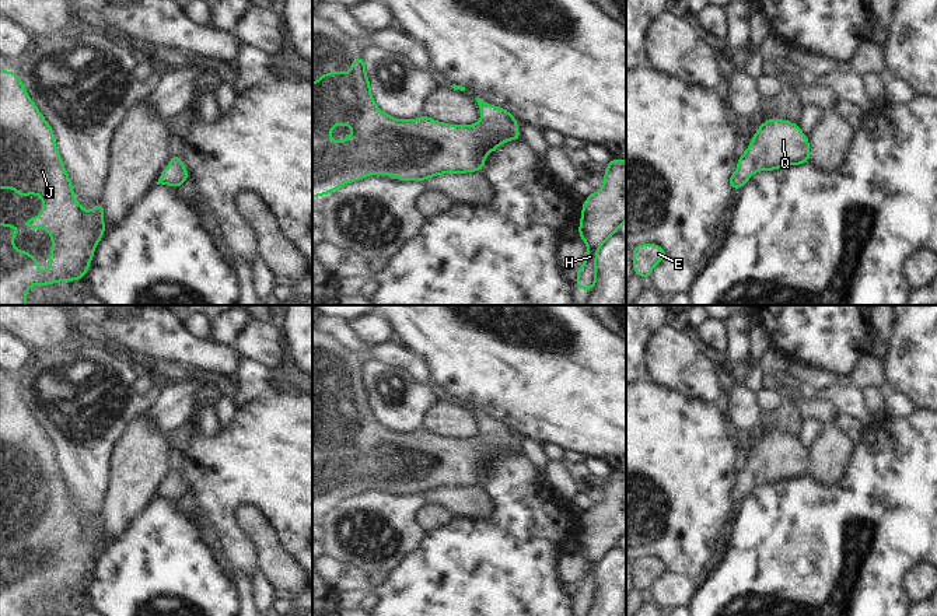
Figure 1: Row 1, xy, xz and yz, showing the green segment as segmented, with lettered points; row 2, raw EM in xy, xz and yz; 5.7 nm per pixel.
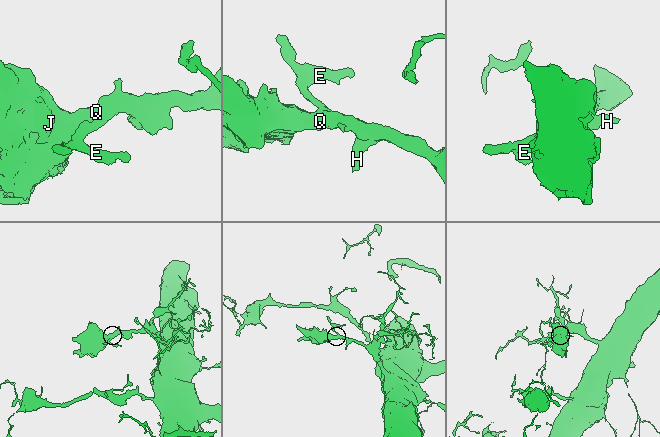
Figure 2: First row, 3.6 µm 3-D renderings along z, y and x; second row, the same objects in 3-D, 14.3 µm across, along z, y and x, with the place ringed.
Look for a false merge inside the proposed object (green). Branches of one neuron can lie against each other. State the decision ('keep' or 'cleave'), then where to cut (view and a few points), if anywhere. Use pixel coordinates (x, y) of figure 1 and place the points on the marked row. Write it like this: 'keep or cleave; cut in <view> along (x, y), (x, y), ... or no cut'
keep; no cut

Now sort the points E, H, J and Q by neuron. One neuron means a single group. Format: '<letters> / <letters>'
E H J Q

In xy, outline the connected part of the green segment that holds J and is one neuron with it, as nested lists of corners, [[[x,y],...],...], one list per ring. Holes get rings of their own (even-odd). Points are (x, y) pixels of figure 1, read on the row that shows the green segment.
[[[1,67],[0,189],[14,189],[21,199],[34,193],[43,203],[41,214],[21,225],[0,223],[0,305],[27,305],[25,293],[34,284],[84,280],[106,230],[105,207],[101,202],[85,213],[76,200],[53,129],[15,70]],[[21,227],[45,228],[50,235],[48,273],[38,269],[34,255],[13,246]]]

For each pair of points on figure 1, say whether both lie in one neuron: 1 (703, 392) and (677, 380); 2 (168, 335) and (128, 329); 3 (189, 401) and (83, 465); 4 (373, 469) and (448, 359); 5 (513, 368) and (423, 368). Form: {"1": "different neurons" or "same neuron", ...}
{"1": "same neuron", "2": "same neuron", "3": "different neurons", "4": "different neurons", "5": "different neurons"}

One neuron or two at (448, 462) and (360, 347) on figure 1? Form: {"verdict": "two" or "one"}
{"verdict": "two"}

